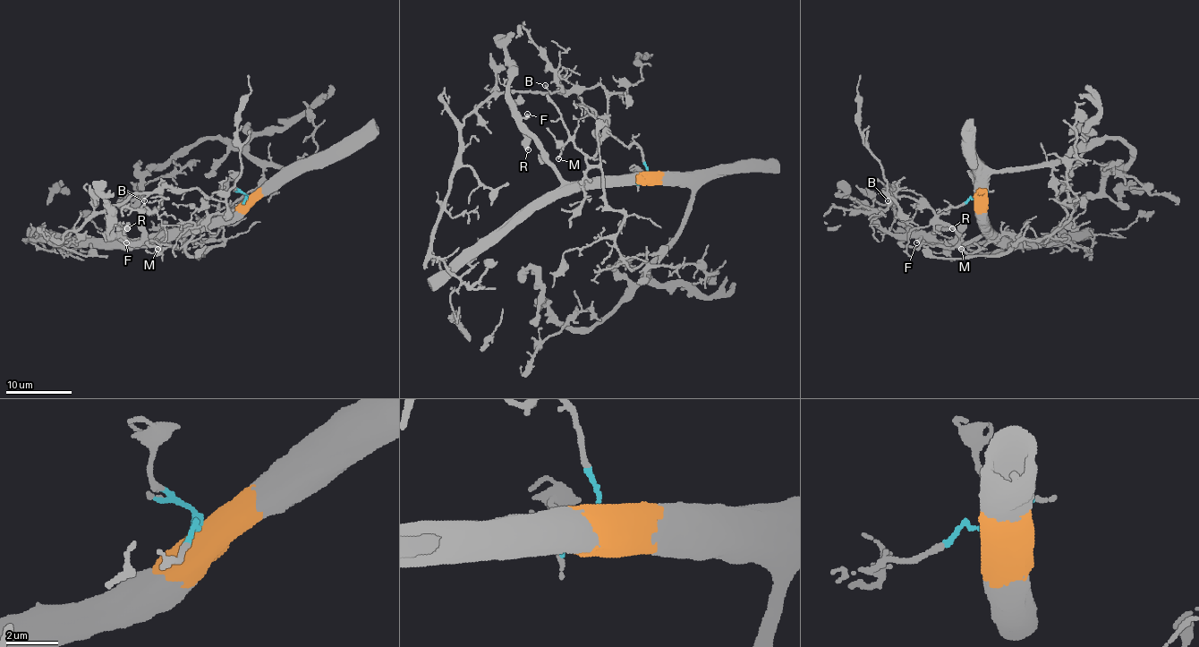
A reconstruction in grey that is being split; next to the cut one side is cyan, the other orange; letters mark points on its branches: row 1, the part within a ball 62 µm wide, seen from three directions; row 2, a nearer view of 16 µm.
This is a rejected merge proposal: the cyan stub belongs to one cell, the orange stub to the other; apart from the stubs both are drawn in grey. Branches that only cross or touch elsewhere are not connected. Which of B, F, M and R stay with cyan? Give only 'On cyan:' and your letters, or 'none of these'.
On cyan: B, M

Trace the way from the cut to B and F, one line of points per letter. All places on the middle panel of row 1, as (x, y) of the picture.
B: (648, 176), (642, 149), (609, 133), (607, 92), (599, 85), (556, 92), (545, 85)
F: (648, 176), (566, 183), (541, 145), (520, 120), (527, 114)

